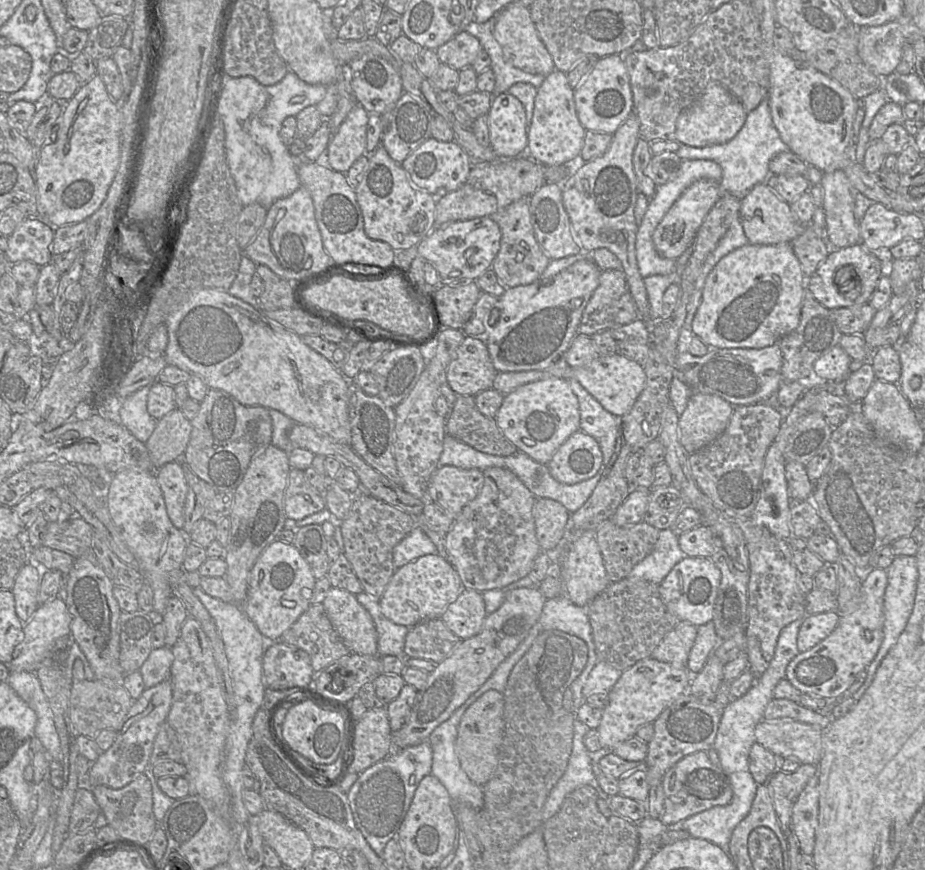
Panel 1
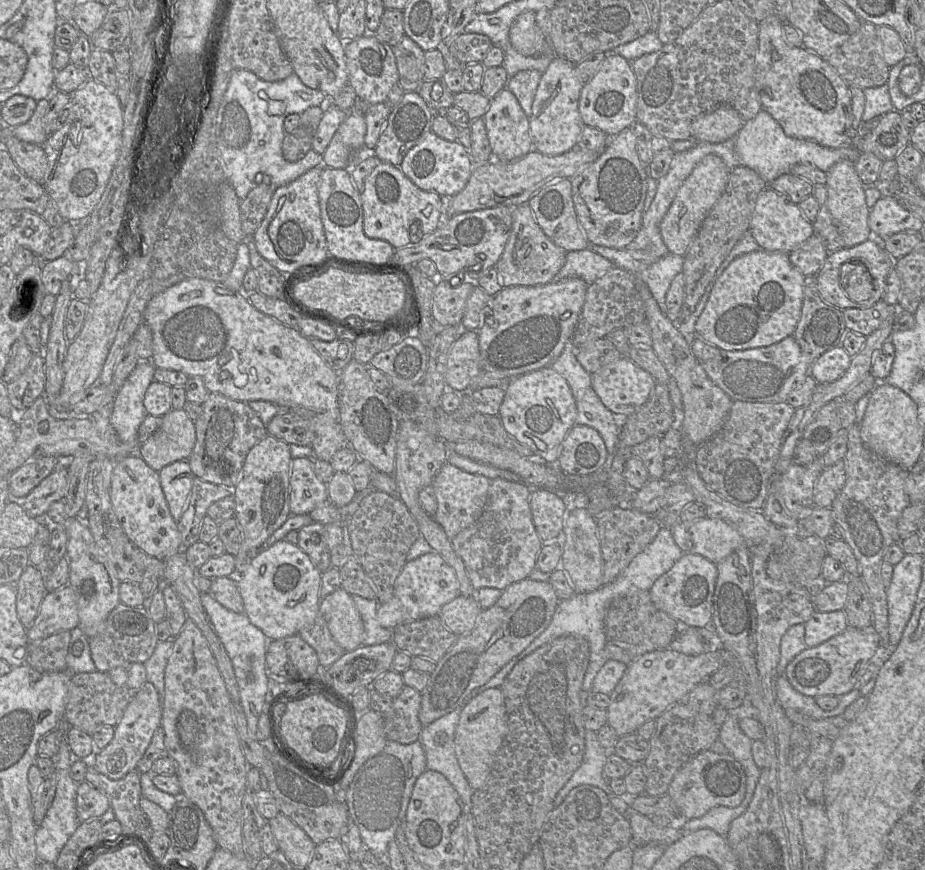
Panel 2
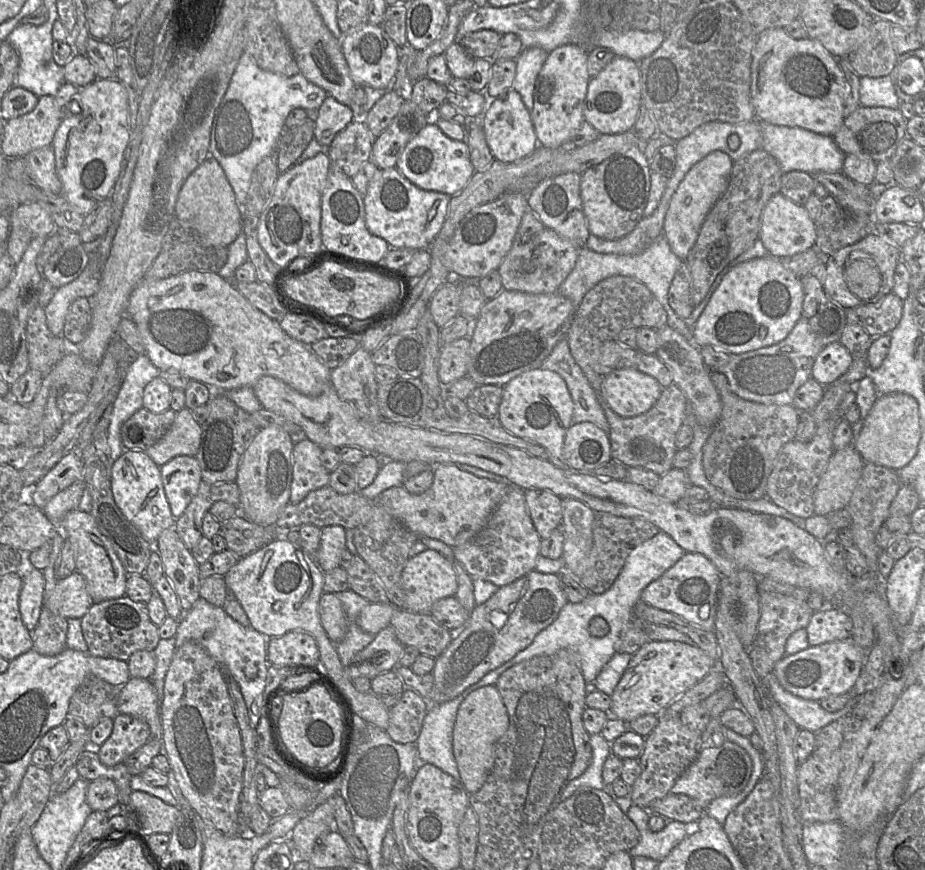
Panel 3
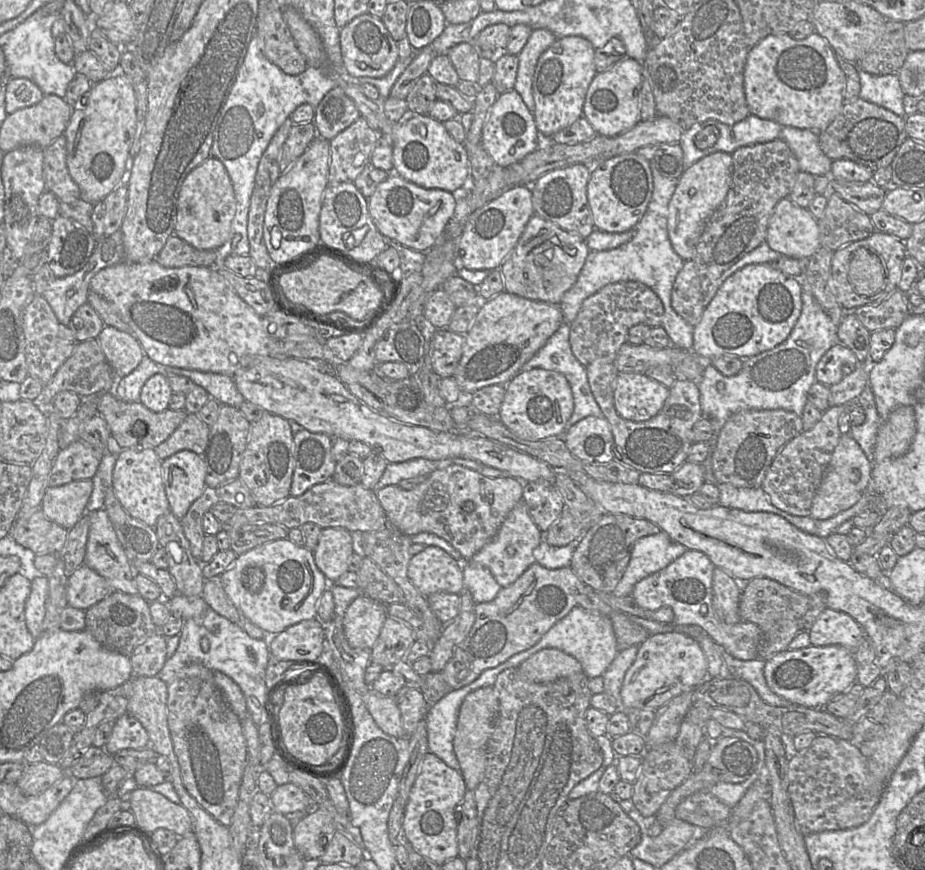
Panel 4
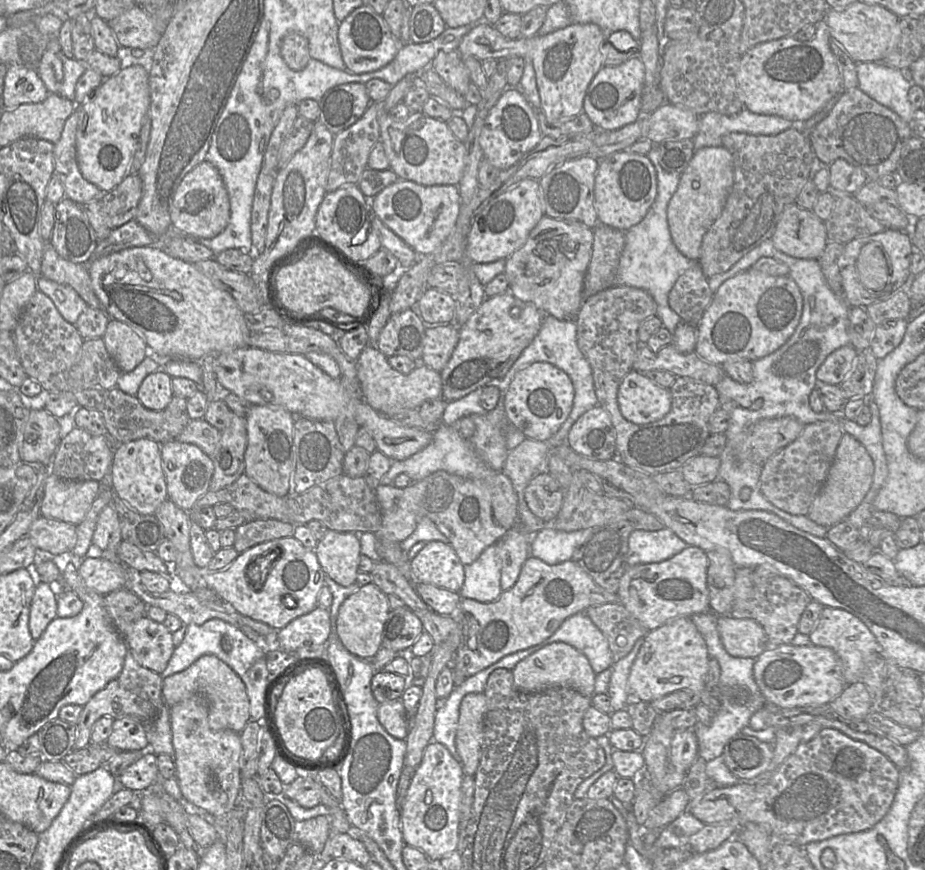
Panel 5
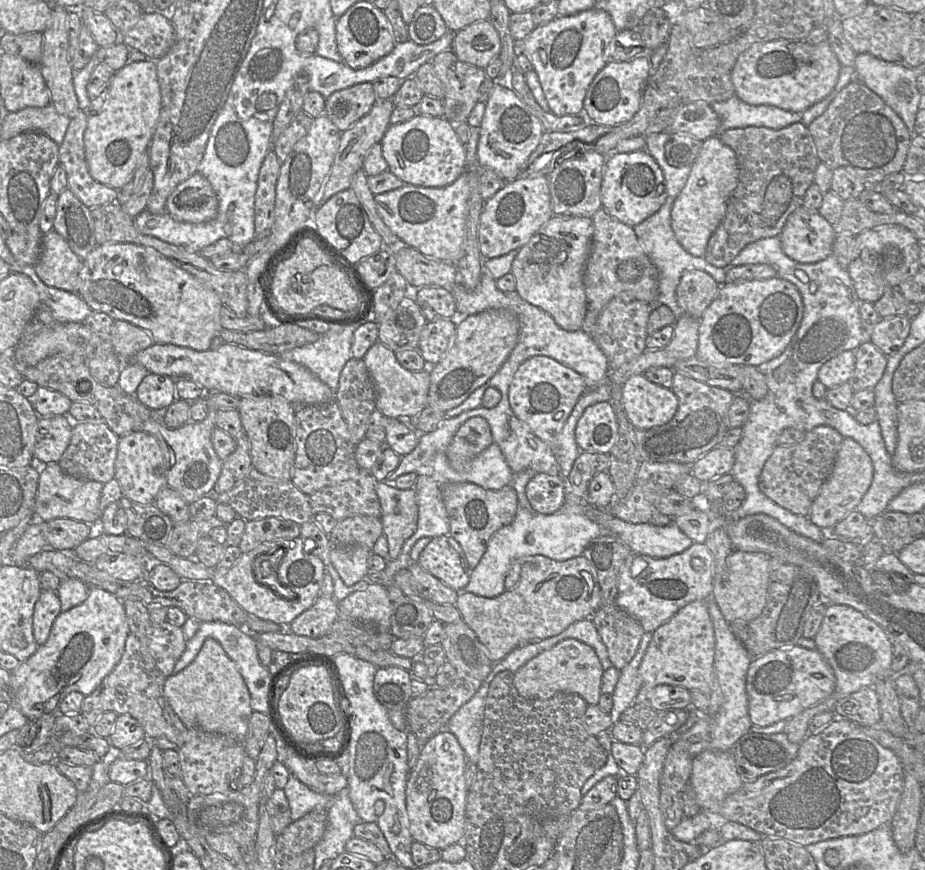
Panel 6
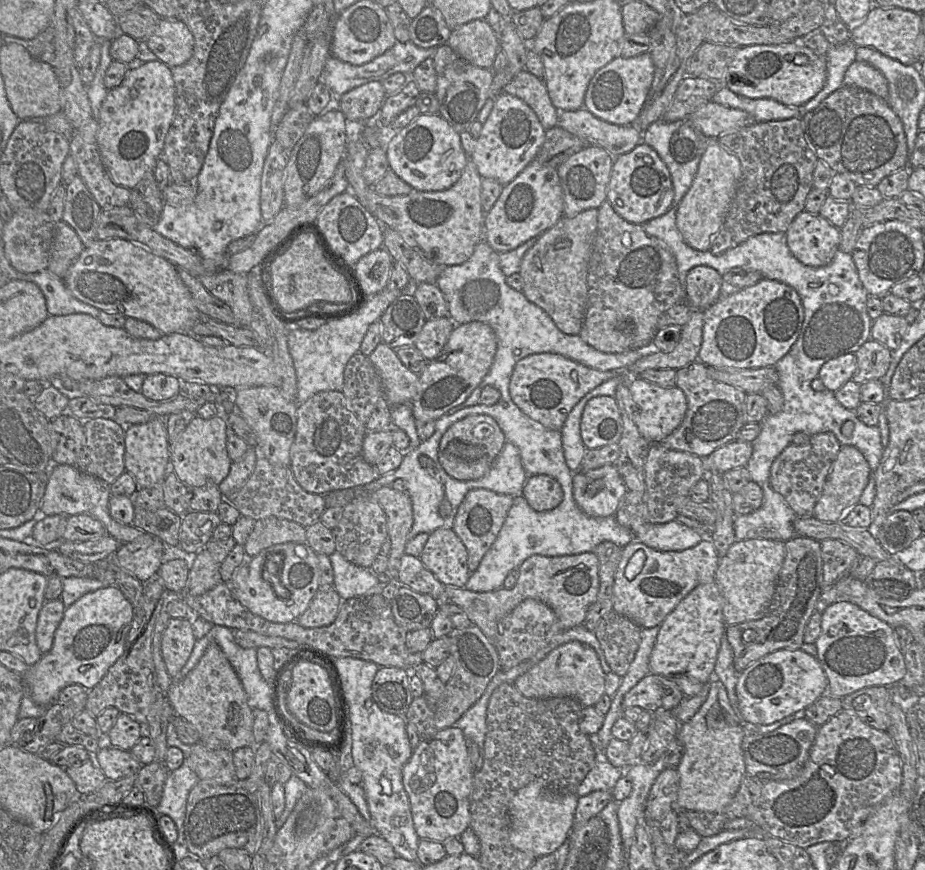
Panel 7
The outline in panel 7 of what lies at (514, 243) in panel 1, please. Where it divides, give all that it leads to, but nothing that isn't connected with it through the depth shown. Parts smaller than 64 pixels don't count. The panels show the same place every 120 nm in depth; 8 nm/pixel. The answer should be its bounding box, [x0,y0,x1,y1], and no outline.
[519,209,598,335]

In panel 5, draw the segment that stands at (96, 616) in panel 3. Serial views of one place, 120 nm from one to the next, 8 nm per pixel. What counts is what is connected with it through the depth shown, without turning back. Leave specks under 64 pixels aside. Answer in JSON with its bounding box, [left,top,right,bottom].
[103,588,147,639]

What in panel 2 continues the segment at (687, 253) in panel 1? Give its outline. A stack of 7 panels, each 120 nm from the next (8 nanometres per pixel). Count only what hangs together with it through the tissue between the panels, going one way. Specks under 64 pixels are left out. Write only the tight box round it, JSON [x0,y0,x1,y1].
[635,253,684,314]

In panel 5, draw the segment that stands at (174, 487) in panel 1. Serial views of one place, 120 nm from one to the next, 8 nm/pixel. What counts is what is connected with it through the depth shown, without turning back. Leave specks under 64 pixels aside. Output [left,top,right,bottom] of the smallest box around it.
[161,439,214,512]

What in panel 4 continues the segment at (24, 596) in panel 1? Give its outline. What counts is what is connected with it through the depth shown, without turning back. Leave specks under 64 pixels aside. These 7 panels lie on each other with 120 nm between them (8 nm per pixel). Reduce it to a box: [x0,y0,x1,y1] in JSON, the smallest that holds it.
[25,574,48,639]

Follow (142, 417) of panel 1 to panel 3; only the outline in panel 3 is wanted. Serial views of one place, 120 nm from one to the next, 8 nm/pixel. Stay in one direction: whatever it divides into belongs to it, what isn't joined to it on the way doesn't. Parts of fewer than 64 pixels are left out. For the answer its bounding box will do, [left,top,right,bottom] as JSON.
[108,353,160,462]

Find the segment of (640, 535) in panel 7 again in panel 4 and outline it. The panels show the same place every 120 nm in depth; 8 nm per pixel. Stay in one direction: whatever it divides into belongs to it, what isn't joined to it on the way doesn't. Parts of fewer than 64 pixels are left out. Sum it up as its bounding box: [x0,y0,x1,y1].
[612,530,687,596]

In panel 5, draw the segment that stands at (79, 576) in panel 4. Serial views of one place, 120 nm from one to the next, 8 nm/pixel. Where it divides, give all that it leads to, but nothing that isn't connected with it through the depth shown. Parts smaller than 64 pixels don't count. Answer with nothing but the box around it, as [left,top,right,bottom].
[78,557,131,596]

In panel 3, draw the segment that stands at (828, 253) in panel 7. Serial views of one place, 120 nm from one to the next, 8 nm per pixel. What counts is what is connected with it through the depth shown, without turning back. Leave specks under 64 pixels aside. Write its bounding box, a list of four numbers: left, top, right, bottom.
[759,193,816,257]

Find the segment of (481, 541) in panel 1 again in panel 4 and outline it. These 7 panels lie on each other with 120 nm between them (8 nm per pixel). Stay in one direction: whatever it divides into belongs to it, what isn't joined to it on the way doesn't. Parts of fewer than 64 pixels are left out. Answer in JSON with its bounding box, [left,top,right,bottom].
[468,500,542,588]

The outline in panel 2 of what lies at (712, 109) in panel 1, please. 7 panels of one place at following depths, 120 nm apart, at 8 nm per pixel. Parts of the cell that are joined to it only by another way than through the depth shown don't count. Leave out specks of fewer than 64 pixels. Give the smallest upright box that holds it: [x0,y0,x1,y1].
[690,106,744,143]

